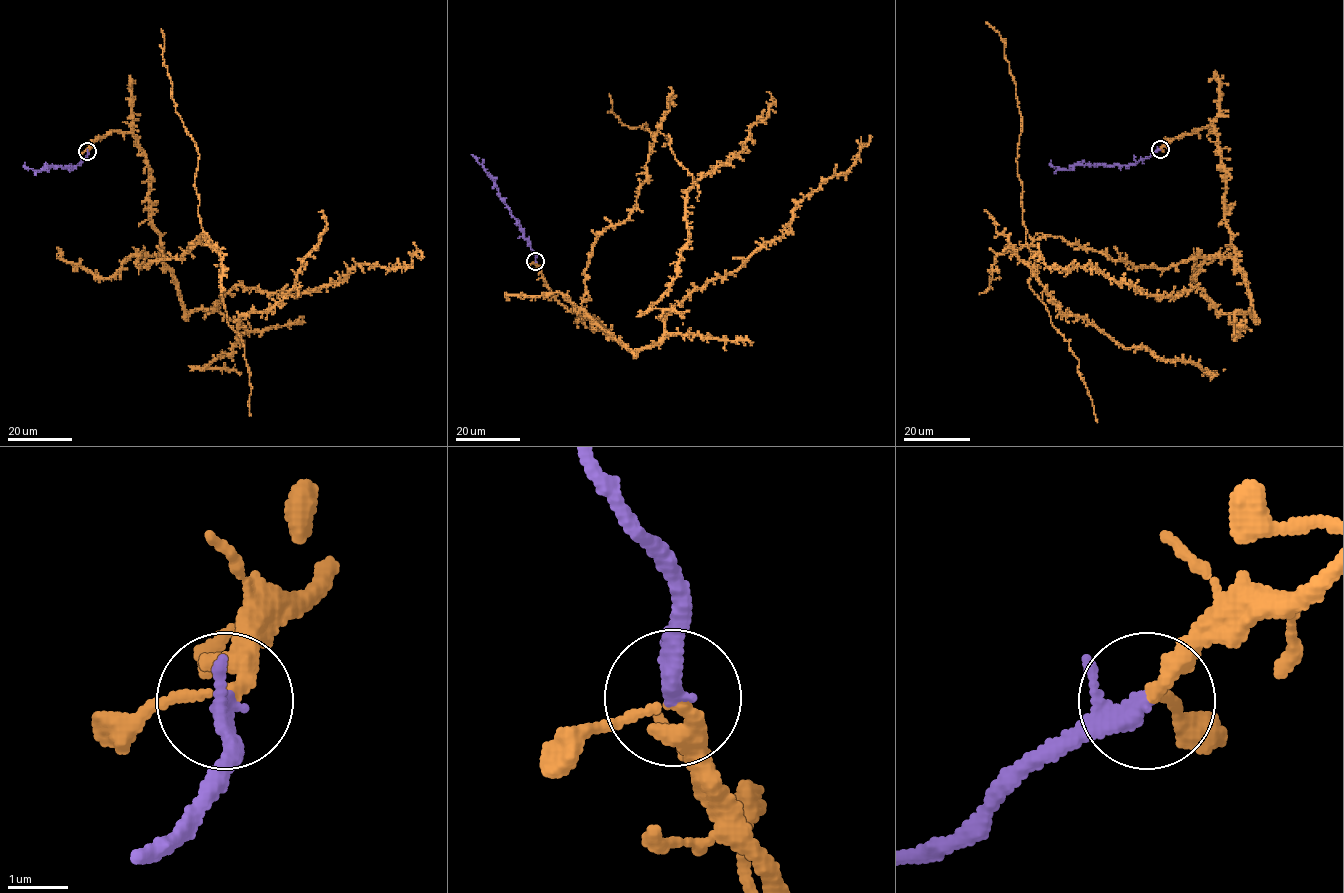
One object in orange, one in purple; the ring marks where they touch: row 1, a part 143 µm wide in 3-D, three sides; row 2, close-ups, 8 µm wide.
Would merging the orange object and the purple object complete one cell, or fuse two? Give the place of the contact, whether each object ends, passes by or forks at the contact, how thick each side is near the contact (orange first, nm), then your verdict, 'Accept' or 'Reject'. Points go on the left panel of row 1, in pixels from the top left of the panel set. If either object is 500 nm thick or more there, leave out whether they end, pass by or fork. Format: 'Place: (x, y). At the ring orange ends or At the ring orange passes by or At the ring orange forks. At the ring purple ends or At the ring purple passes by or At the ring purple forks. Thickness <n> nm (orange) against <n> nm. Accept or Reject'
Place: (87, 151). At the ring orange passes by. At the ring purple passes by. Thickness 240 nm (orange) against 240 nm. Accept

